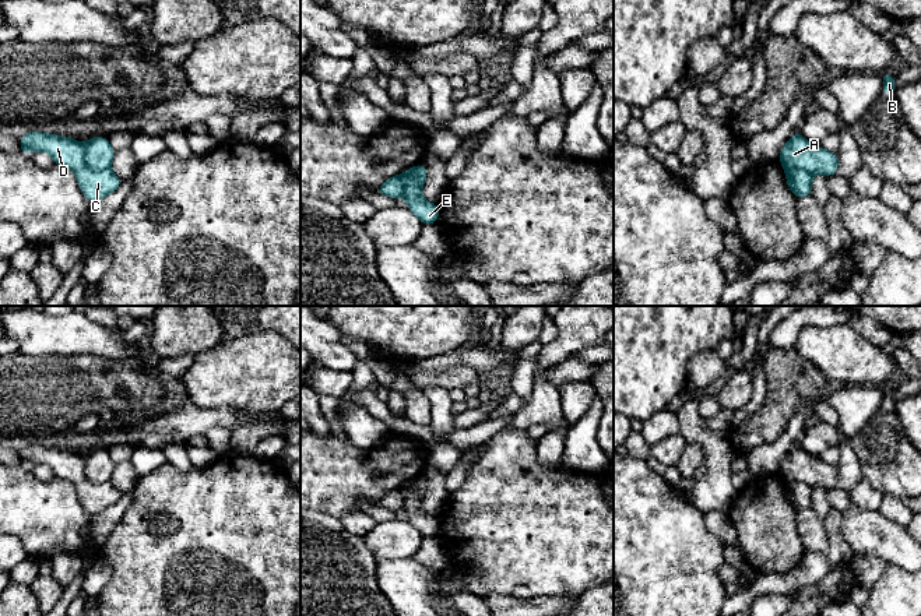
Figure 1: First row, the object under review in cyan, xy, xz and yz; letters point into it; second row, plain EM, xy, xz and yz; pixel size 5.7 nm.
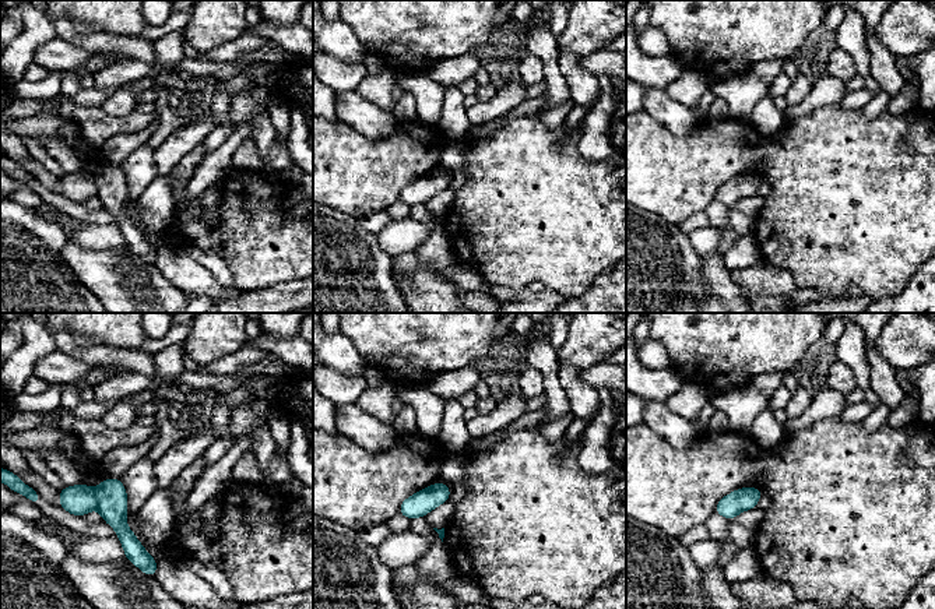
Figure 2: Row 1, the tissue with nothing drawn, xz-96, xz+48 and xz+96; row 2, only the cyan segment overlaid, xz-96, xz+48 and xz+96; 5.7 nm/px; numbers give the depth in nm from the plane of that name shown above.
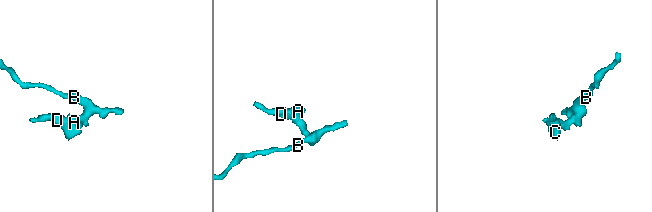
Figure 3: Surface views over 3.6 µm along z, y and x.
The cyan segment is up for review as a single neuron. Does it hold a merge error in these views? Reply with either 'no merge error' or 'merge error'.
merge error

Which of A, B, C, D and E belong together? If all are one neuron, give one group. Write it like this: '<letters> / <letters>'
A B E / C D

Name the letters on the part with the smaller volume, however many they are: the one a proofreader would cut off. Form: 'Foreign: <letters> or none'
Foreign: C, D

